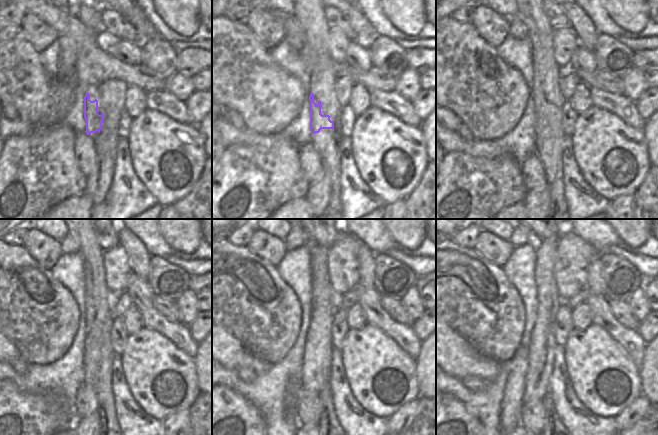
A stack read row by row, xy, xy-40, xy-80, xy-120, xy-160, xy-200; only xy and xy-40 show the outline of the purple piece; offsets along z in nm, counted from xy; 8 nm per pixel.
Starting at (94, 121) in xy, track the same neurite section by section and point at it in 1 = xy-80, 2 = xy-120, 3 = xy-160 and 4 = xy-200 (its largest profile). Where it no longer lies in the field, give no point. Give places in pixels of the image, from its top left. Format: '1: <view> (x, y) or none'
1: xy-80 (539, 110)
2: xy-120 (93, 357)
3: xy-160 (316, 365)
4: xy-200 (540, 360)

